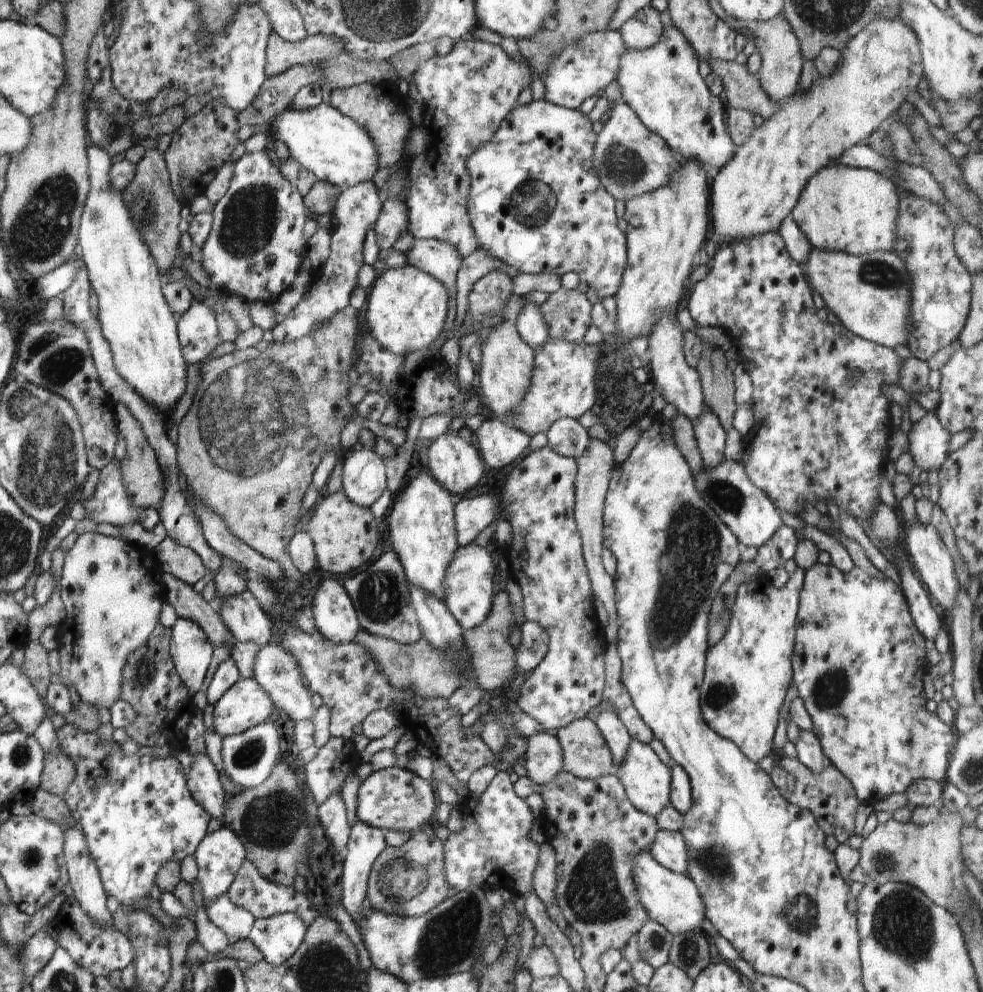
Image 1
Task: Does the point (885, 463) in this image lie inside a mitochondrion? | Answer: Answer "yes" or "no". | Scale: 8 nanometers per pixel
no

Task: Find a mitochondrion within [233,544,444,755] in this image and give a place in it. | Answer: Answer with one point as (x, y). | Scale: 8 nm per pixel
(379, 596)

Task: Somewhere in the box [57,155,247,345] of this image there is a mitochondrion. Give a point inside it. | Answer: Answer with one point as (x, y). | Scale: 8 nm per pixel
(138, 198)

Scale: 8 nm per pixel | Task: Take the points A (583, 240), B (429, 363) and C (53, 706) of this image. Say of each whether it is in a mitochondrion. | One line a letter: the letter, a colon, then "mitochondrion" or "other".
A: other
B: other
C: other

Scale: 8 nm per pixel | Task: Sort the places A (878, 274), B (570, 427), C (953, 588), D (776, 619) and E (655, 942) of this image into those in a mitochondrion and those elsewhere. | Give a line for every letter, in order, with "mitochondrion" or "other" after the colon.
A: mitochondrion
B: other
C: other
D: other
E: mitochondrion

